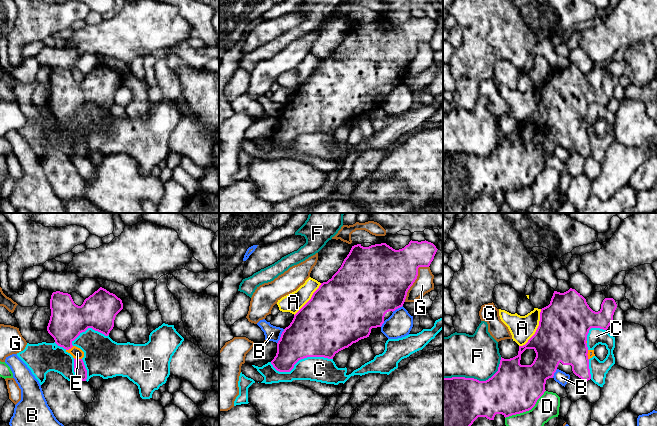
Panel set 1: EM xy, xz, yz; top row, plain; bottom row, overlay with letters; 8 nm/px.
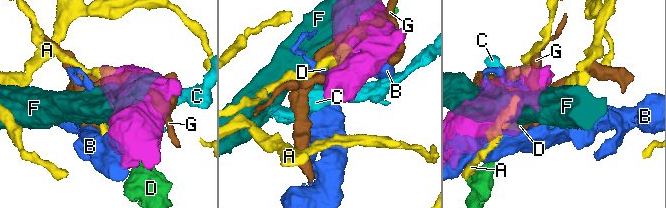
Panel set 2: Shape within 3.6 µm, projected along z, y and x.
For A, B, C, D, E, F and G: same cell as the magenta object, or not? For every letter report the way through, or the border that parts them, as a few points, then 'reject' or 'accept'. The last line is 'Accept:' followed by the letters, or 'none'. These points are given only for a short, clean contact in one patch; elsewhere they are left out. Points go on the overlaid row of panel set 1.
A: reject
B: reject
C: reject
D: reject
E: along xy (74, 357), (81, 359) | reject
F: reject
G: reject
Accept: none

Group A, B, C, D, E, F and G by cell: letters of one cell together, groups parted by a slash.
A / B / C E / D / F / G

